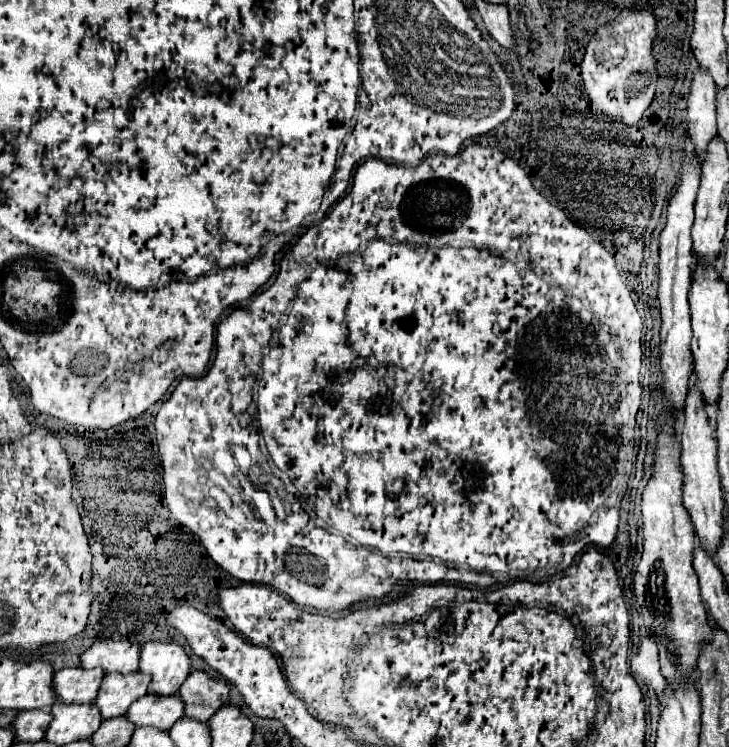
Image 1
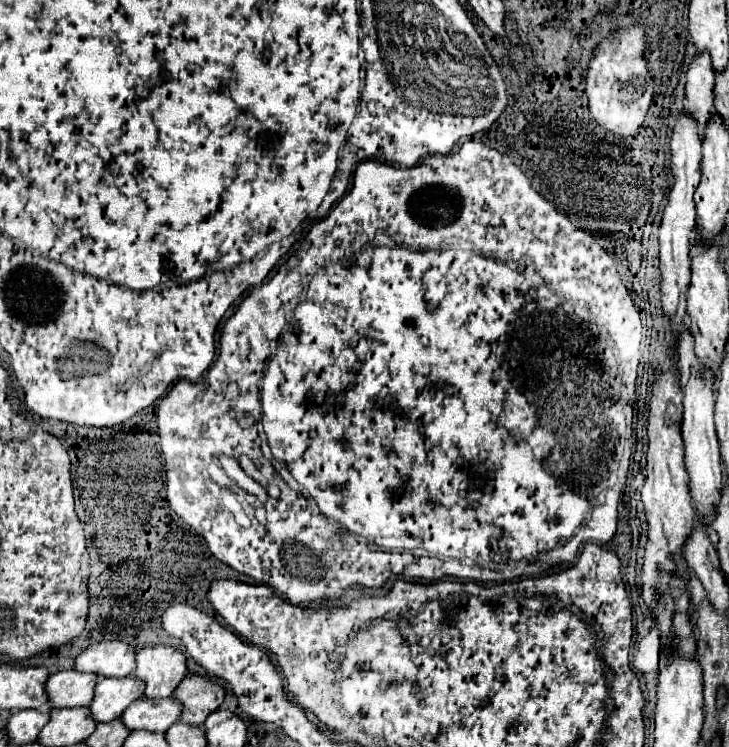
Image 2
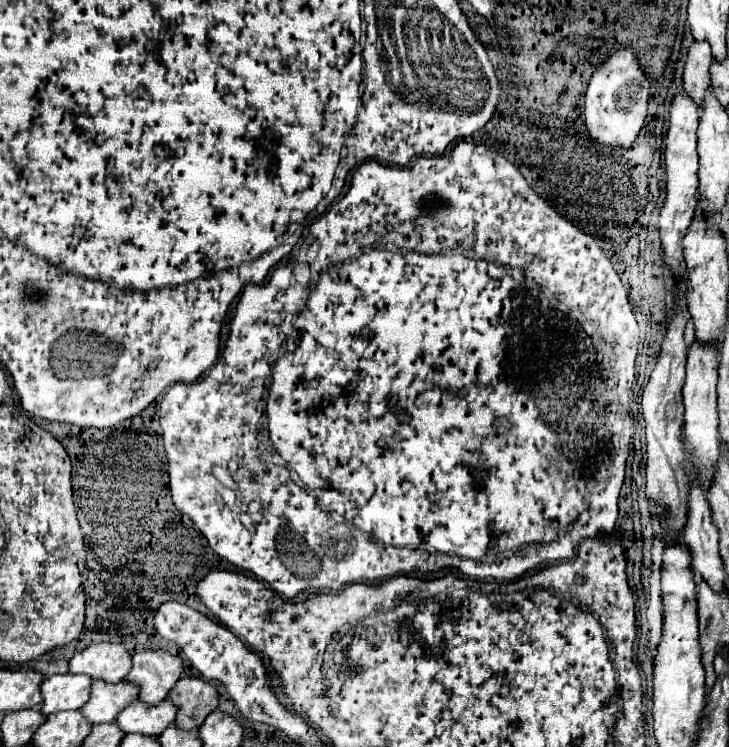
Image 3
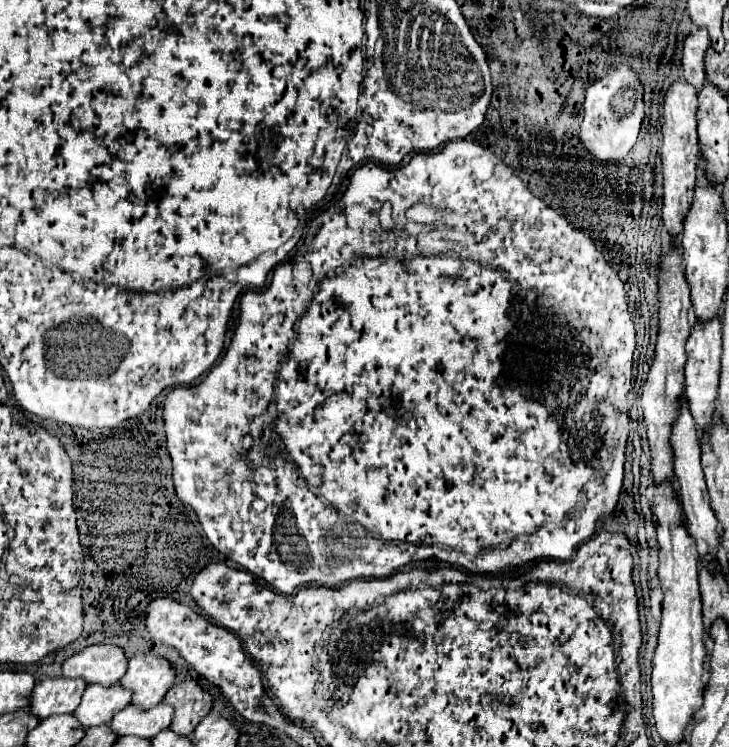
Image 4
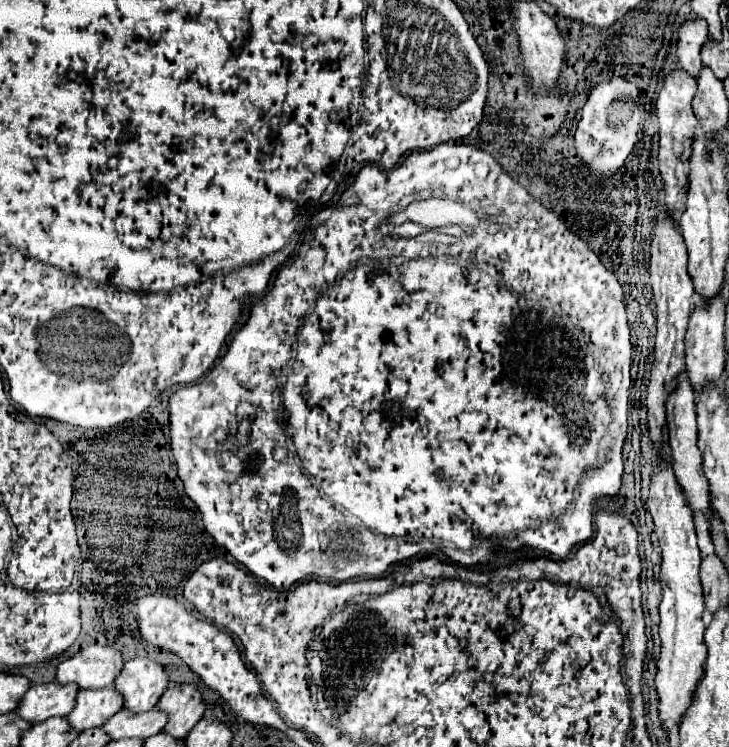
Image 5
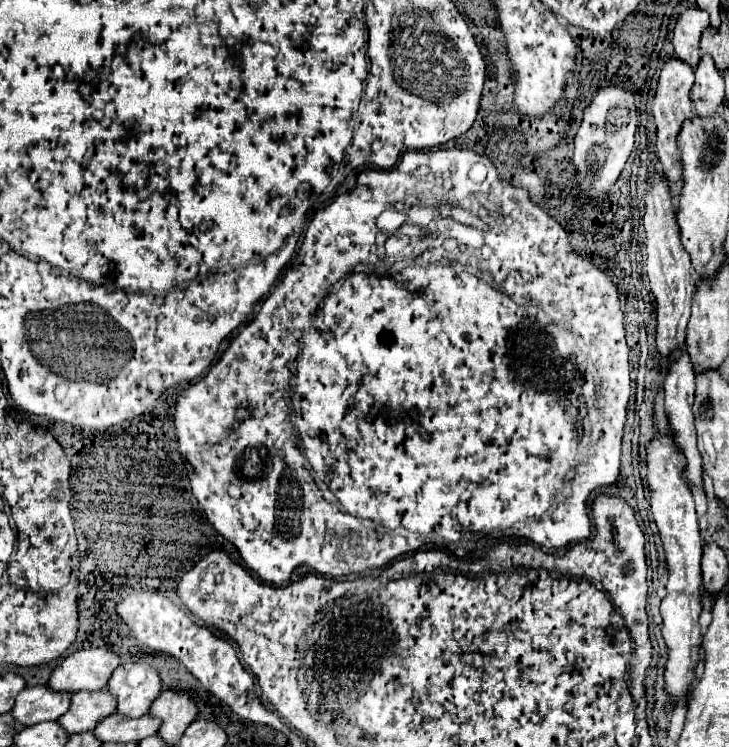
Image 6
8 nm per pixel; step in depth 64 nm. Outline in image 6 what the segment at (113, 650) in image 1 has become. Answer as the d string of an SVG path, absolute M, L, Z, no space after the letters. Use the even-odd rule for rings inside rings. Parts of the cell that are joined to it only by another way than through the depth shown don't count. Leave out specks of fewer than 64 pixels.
M106 648L78 650L66 656L52 672L48 686L52 690L102 690L112 672L120 666L120 658Z

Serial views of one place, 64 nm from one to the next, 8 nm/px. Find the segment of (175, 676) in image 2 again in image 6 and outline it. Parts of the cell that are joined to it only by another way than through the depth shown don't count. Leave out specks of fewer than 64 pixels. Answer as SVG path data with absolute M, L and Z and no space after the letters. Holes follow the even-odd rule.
M144 662L120 664L110 682L108 690L118 698L118 712L130 718L140 718L148 714L152 700L158 698L162 690L160 674Z

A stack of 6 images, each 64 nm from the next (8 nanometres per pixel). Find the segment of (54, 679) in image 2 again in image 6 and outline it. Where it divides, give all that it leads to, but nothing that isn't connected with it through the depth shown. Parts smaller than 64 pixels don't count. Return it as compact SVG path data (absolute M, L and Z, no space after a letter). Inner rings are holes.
M30 686L18 694L12 716L24 726L32 726L46 720L58 720L68 708L70 692L54 692L48 686Z

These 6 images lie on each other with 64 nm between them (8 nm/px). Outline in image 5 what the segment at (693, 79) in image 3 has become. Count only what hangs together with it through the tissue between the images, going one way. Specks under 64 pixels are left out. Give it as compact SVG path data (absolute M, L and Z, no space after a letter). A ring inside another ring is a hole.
M694 20L686 22L680 28L680 40L678 40L678 60L680 68L690 74L692 78L698 78L698 72L702 70L700 50L702 44L708 40L708 24L706 20Z

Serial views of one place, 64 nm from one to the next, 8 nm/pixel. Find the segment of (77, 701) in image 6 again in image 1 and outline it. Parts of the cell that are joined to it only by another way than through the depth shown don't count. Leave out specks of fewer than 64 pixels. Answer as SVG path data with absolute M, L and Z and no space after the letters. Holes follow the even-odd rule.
M142 672L106 674L96 698L102 718L124 716L134 700L144 696L150 686L150 676Z

